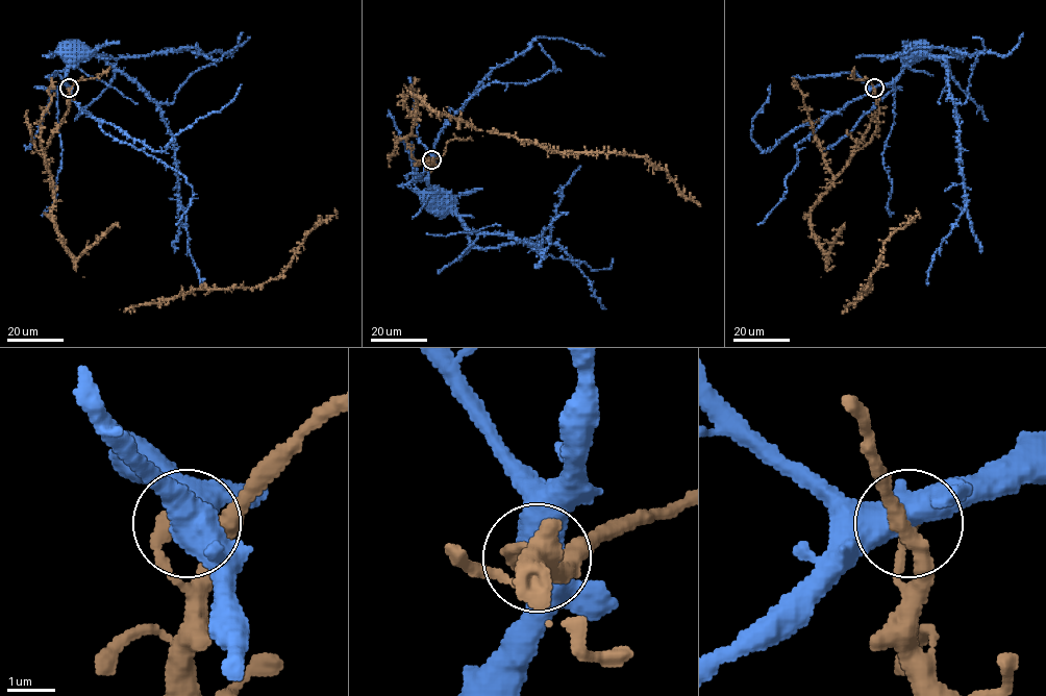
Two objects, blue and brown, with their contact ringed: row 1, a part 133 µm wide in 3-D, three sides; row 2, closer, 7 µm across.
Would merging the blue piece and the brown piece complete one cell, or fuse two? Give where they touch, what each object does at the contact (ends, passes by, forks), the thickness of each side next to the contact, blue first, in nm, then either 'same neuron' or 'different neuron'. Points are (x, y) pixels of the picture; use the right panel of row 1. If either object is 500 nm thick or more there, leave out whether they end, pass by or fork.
at (874, 88); 600 nm thick on the blue side, 320 nm on the other; different neuron

